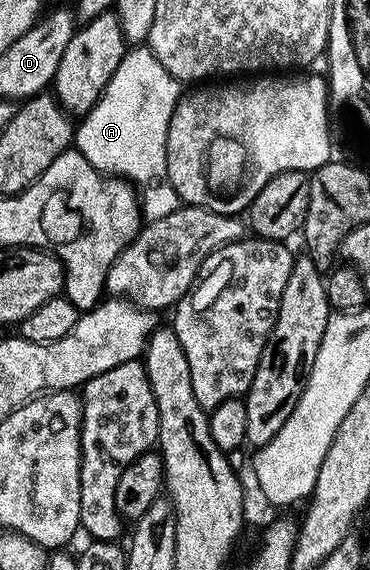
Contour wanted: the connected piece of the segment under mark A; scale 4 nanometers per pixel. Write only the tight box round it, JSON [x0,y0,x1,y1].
[74,46,182,220]

